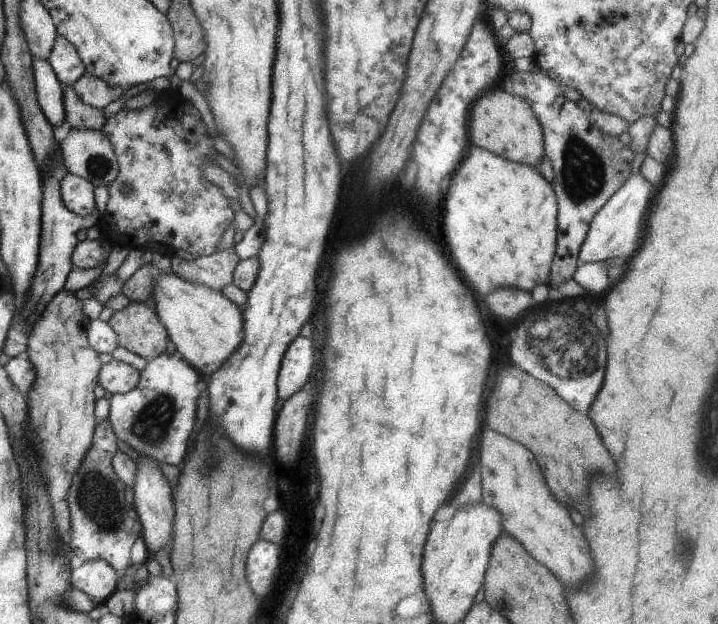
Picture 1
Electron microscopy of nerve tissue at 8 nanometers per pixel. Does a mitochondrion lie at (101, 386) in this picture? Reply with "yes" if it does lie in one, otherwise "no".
no

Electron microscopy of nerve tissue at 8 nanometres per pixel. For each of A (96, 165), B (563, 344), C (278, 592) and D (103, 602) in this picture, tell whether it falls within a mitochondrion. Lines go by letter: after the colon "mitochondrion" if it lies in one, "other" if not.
A: mitochondrion
B: mitochondrion
C: other
D: other

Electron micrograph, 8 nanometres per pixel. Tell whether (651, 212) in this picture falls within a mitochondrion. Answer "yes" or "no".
no

